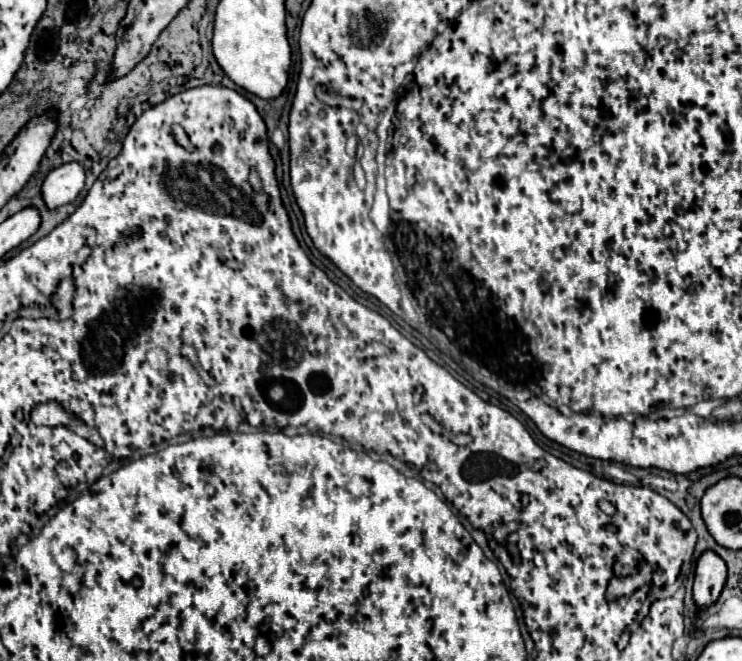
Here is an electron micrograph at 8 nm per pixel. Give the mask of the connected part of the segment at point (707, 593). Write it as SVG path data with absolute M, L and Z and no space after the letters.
M706 550L698 562L696 562L696 574L694 574L694 600L700 608L710 606L718 600L722 588L726 582L726 564L724 560L712 552Z

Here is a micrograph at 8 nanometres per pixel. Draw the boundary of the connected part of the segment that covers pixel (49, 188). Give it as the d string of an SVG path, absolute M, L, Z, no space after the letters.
M78 162L62 164L48 172L42 184L42 200L50 210L70 204L84 190L84 168Z

